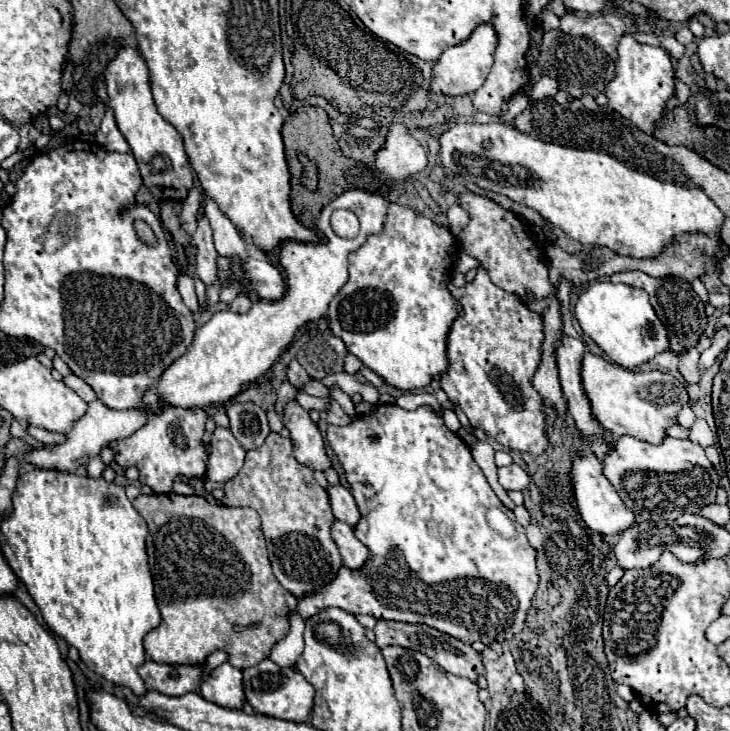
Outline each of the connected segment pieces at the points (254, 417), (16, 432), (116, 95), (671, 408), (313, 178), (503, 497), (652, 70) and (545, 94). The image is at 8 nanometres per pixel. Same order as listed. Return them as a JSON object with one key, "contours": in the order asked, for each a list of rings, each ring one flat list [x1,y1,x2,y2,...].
{"contours":[[[247,402,247,404,231,404,225,412,231,420,231,432,239,440,245,450,259,448,269,436,269,424,265,412]],[[15,418,11,422,11,436,18,438,33,447,41,448,47,446,44,445,44,443,39,442,33,437,29,436,24,427]],[[121,46,105,70,105,84,115,110,115,120,129,142,133,156,139,164,143,184,159,200,185,200,195,184,195,172,189,166,181,134,157,112,149,84,149,70,139,52,131,46]],[[591,352,583,354,581,384,591,404,591,414,599,424,619,436,633,436,649,444,659,444,665,430,677,422,679,410,687,404,689,396,685,384,665,372,633,372]],[[299,153,299,162,303,164,301,184,303,184,307,190,315,190,315,188,317,188,317,166,303,153]],[[473,444,473,446,471,446,471,452,473,452,473,458,475,458,475,462,479,464,479,468,485,472,485,476,487,476,491,488,495,490,495,494,499,496,499,500,501,500,507,508,513,510,515,504,509,500,507,492,505,492,505,490,501,488,501,484,497,482,497,466,495,466,495,460,493,460,495,450,493,450,489,444]],[[625,34,617,48,615,78,607,84,603,94,609,98,609,108,631,120,645,134,655,132,655,122,663,120,663,110,669,98,675,96,675,70,667,52,655,46,639,44,631,34]],[[543,76,541,80,537,80,531,88,531,100,543,100,543,98,549,98,549,96,555,96,557,94,557,80,551,78,551,76]]]}

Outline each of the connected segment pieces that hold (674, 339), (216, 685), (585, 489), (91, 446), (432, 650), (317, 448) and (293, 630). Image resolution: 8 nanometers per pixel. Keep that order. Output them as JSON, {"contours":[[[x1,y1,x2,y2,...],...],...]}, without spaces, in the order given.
{"contours":[[[619,272,611,276,611,282,623,282,623,284,641,288,649,294,655,314,659,316,659,320,663,320,663,326,667,328,667,340,669,340,667,352,681,356,699,344,699,338,705,334,705,328,707,328,707,314,705,314,703,300,695,294,695,290,687,280,679,280,679,276,651,278,645,272]],[[223,662,221,666,217,666,209,678,203,680,199,694,209,700,215,702,223,708,241,708,245,702,245,694,243,694,243,674,239,668,231,666,229,662]],[[591,448,579,450,571,462,571,484,573,484,573,494,577,500,579,514,583,522,599,532,599,534,619,534,627,530,635,522,635,514,623,504,623,500,617,496,615,488,609,484,609,480,601,472,601,460,593,454]],[[99,400,91,402,85,416,81,416,73,430,67,432,67,442,65,444,59,444,59,446,53,446,53,450,37,450,33,448,25,460,39,466,39,468,53,468,53,470,61,470,61,472,69,472,69,470,75,470,79,466,85,466,89,462,89,458,97,456,99,450,103,446,107,446,111,440,117,440,117,438,125,438,125,436,131,436,137,428,141,428,145,424,145,414,139,412,139,410,123,410,123,412,115,412,115,410,109,410,105,408]],[[379,620,375,626,375,644,379,648,385,646,403,646,403,648,411,648,415,652,423,652,429,658,433,658,443,670,455,674,455,676,465,676,469,680,477,680,477,676,483,670,483,662,481,662,481,654,475,652,471,646,463,644,461,640,447,636,445,632,439,632,435,628,429,628,425,624,407,624,407,622,393,622,393,620]],[[297,400,287,402,283,410,283,424,291,432,297,462,309,466,311,470,325,470,331,466,319,428,313,424,309,412]],[[291,616,289,624,291,624,291,628,289,628,287,636,283,640,279,640,271,648,271,654,269,654,269,660,275,662,281,668,293,668,297,658,303,652,303,628,305,628,305,622,299,616]]]}

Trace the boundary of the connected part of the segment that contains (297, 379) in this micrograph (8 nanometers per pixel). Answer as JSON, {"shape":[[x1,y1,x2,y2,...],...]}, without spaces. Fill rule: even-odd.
{"shape":[[293,360,291,364,289,364,289,370,287,370,287,378,289,378,289,382,291,384,295,384,295,386,303,386,303,380,305,380,305,370,299,366,299,362,297,360]]}

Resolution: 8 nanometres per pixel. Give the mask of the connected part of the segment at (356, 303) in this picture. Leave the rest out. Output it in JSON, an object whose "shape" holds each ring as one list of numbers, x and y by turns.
{"shape":[[391,204,383,232,369,236,359,250,349,254,349,280,331,300,325,314,329,330,345,342,353,356,399,390,425,388,433,378,447,370,445,340,451,322,461,314,461,306,443,286,449,268,453,266,455,252,453,236,445,226,431,222,407,206]]}

